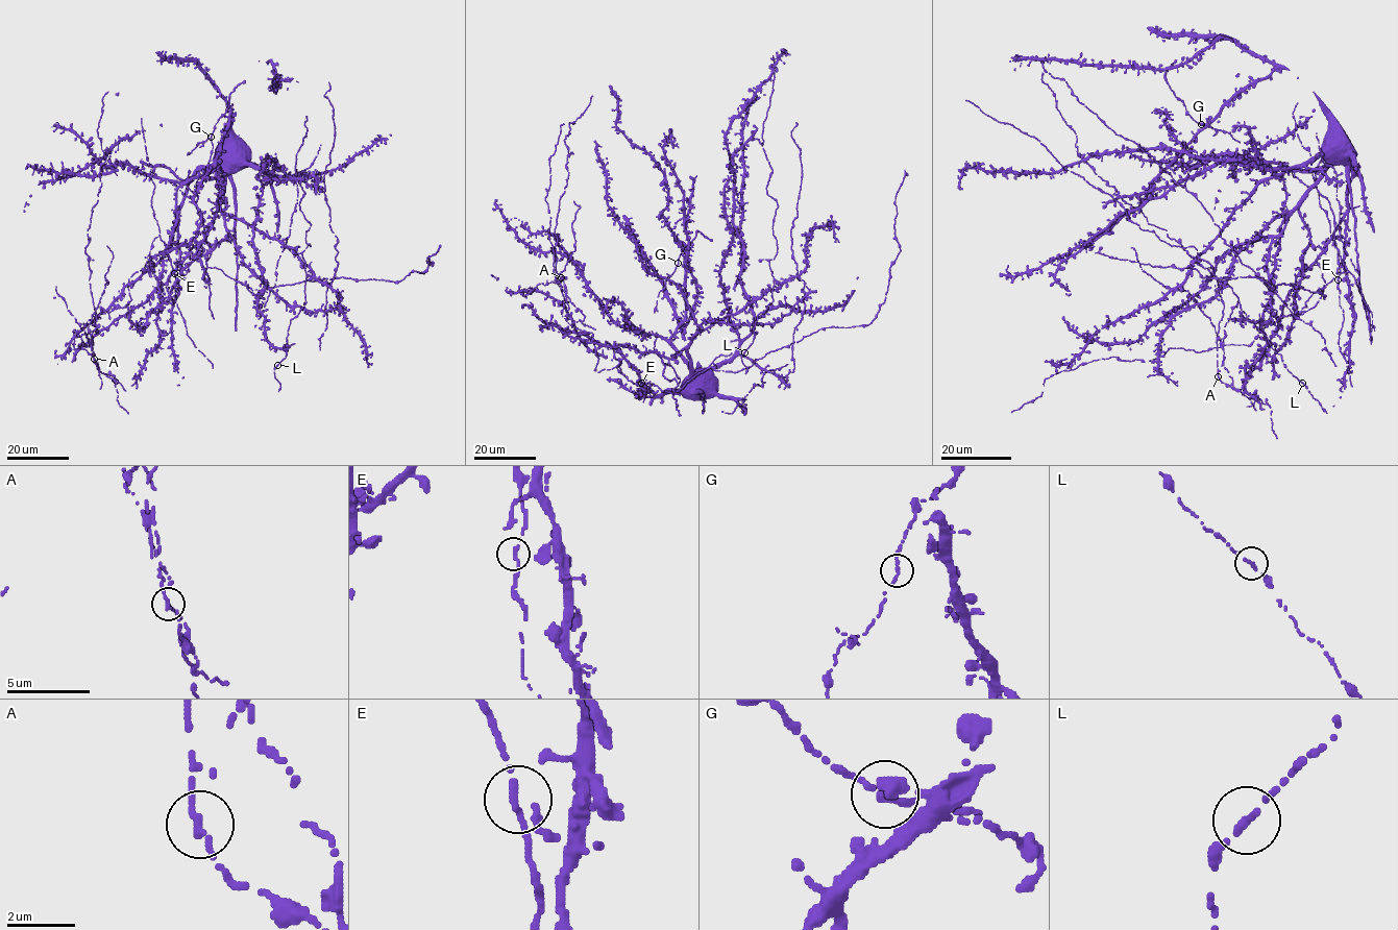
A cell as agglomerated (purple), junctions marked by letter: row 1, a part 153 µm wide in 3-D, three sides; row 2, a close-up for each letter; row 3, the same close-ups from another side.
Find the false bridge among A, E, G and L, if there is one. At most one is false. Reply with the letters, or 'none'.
A

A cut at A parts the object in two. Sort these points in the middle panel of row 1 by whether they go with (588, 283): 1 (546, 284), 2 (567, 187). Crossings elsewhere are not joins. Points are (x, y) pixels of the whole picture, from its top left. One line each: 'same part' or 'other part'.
1: other part
2: same part

